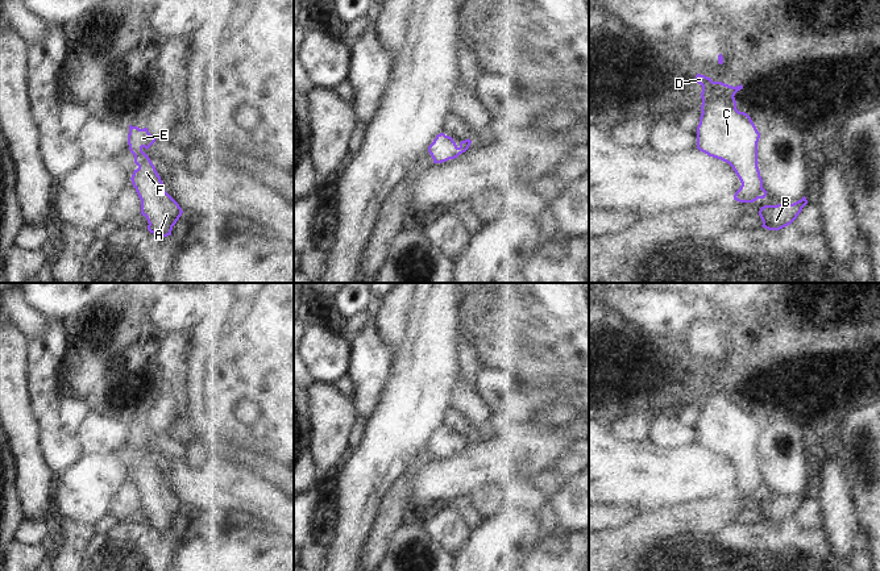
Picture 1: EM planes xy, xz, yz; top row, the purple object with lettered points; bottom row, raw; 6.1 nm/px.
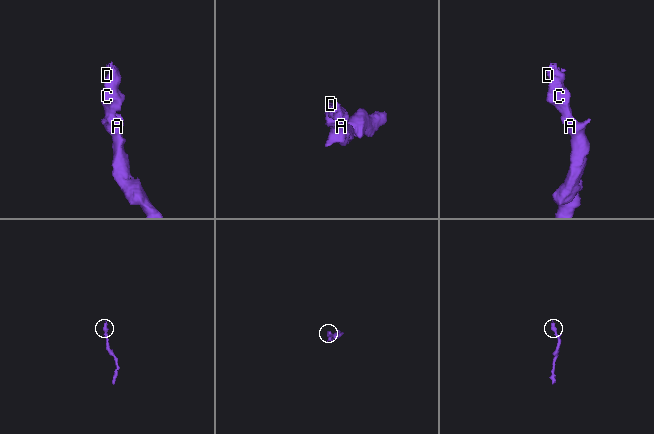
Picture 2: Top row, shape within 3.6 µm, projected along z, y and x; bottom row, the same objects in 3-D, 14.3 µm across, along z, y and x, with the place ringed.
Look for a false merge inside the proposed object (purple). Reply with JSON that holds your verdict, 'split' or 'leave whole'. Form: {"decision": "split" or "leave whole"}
{"decision": "leave whole"}

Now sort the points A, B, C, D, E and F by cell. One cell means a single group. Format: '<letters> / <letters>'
A B C D E F

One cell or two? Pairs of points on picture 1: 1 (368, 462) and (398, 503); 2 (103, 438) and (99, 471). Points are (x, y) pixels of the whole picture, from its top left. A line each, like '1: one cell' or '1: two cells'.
1: two cells
2: two cells

